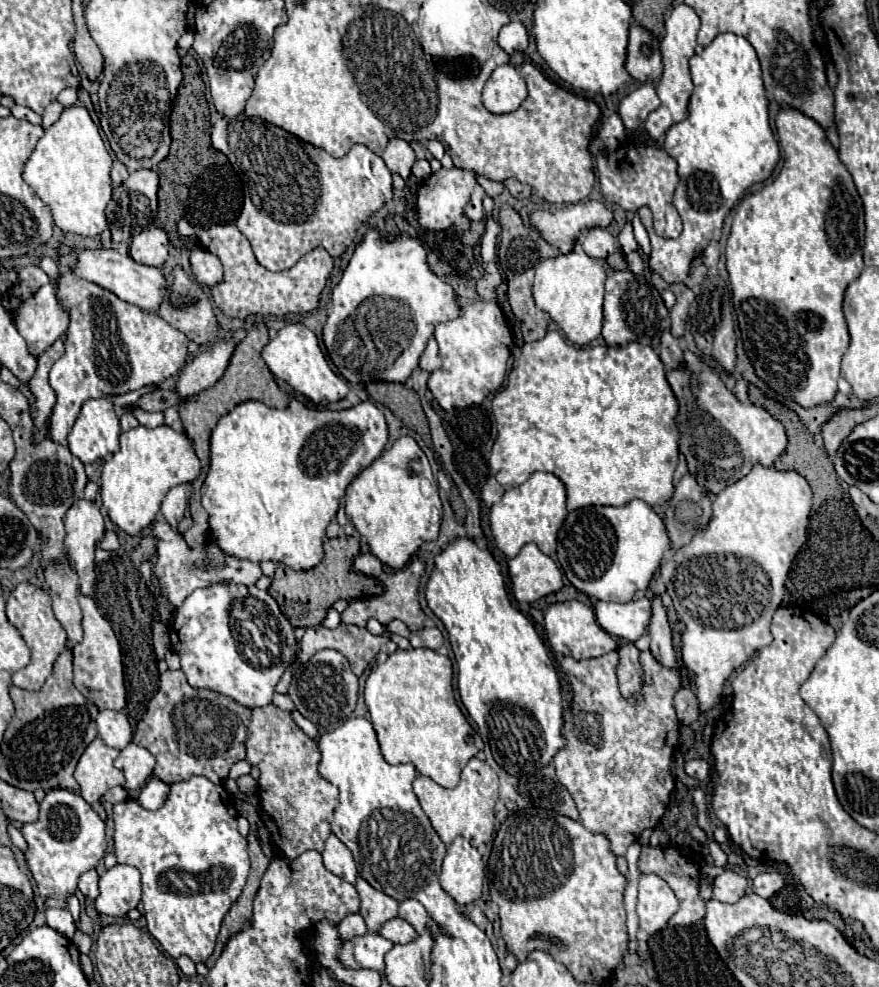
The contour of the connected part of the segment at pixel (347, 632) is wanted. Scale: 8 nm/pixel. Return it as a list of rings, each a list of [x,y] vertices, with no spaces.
[[[341,623],[337,629],[325,629],[321,625],[305,629],[305,635],[301,639],[301,659],[309,659],[311,655],[315,655],[321,649],[337,649],[337,651],[341,651],[343,657],[351,663],[353,673],[361,675],[367,669],[367,665],[371,665],[371,661],[381,651],[381,637],[371,635],[367,629],[355,627],[355,625],[345,625],[345,623]]]

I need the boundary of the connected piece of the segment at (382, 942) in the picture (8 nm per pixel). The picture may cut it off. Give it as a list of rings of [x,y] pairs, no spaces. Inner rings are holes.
[[[365,933],[361,937],[353,937],[349,941],[341,941],[341,951],[337,959],[345,969],[375,969],[383,971],[385,969],[385,953],[393,947],[391,941],[383,939],[377,933]]]

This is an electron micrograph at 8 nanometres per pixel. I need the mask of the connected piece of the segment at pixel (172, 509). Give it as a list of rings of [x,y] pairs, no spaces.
[[[181,483],[167,493],[161,505],[161,513],[171,523],[171,527],[177,527],[177,523],[183,519],[185,507],[187,507],[187,485]]]

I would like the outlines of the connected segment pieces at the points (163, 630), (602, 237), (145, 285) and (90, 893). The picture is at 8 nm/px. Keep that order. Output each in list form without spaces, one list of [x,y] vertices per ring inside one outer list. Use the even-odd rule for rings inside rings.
[[[155,623],[153,625],[153,649],[155,649],[155,655],[157,659],[163,659],[165,651],[169,649],[169,631],[163,623]]]
[[[593,227],[587,231],[585,235],[585,241],[583,241],[583,249],[589,257],[595,257],[595,259],[605,259],[609,253],[615,251],[615,237],[601,229],[601,227]]]
[[[81,249],[77,251],[77,261],[71,265],[71,271],[85,279],[91,281],[111,293],[115,293],[119,299],[147,309],[147,311],[155,311],[165,295],[167,289],[167,281],[163,277],[163,273],[157,267],[147,267],[141,265],[137,261],[133,261],[129,255],[121,255],[115,249]]]
[[[89,869],[85,871],[81,877],[79,877],[79,889],[85,897],[89,899],[97,899],[99,895],[99,889],[97,889],[97,881],[99,881],[99,875],[95,869]]]

